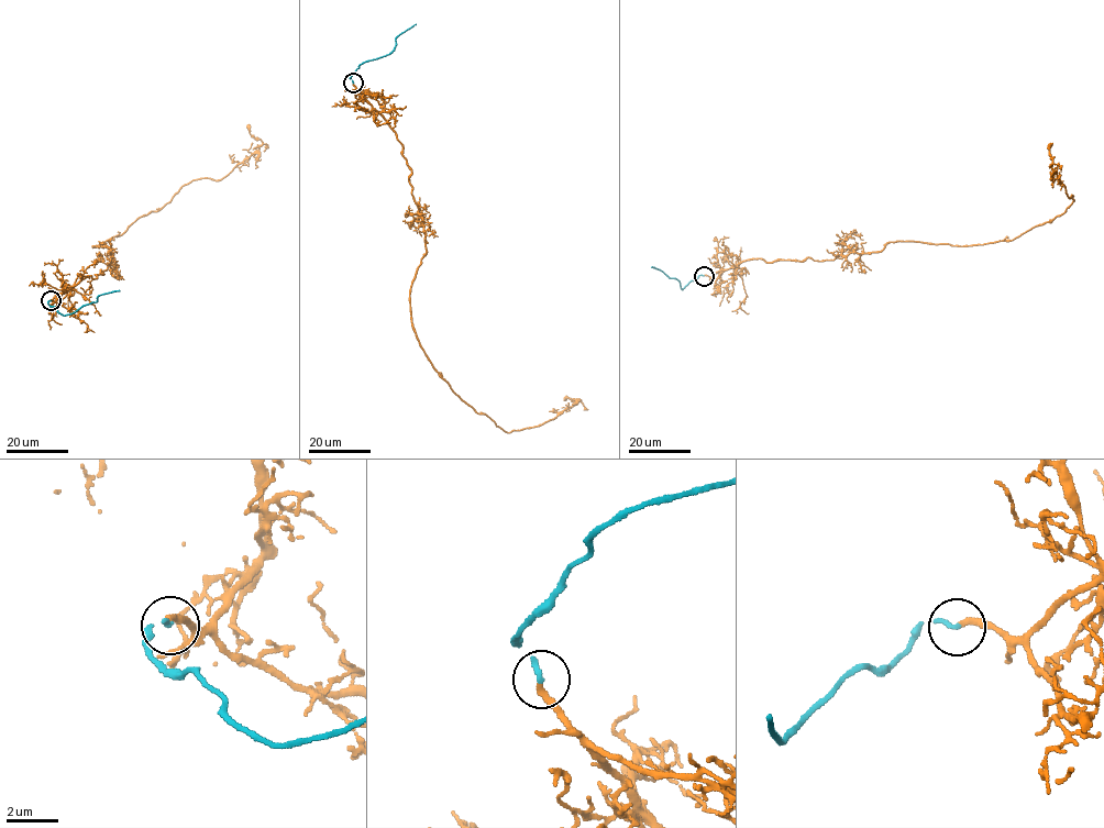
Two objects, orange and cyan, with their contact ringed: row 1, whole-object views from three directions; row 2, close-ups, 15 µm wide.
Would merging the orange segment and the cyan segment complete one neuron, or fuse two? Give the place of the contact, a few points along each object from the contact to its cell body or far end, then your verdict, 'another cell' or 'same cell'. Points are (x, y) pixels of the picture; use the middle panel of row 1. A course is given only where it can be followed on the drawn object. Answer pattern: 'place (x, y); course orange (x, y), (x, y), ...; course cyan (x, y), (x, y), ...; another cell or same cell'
place (353, 83); course orange (353, 83), (411, 172), (426, 250), (410, 315), (433, 368), (507, 432), (580, 400), (564, 400); course cyan (353, 83), (350, 77), (362, 64), (389, 54), (398, 36), (416, 24); same cell

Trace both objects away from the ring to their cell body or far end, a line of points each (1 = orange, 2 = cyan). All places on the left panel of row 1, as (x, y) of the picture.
1: (51, 300), (103, 275), (111, 251), (91, 246), (158, 211), (192, 180), (224, 177), (258, 150), (247, 124)
2: (51, 300), (48, 304), (61, 313), (70, 315), (97, 301), (100, 295), (119, 290)

